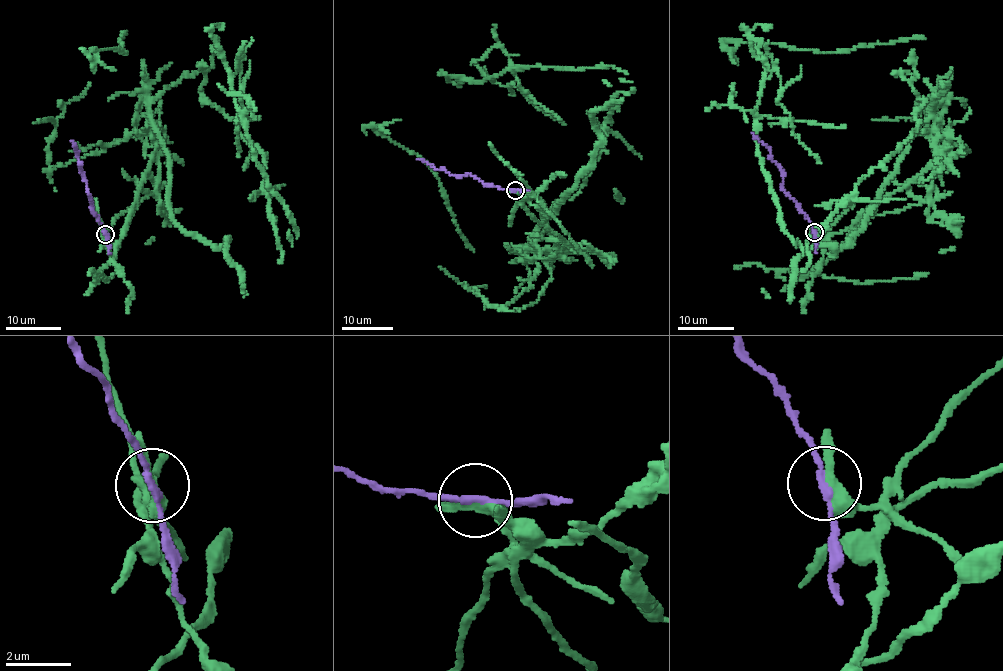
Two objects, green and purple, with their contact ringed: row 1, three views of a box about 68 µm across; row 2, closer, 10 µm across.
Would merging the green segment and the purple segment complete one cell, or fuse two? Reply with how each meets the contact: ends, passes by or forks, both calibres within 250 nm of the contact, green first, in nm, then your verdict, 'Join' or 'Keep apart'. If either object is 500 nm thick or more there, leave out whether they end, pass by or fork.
At the ring green passes by. At the ring purple passes by. Thickness 320 nm (green) against 170 nm. Keep apart

